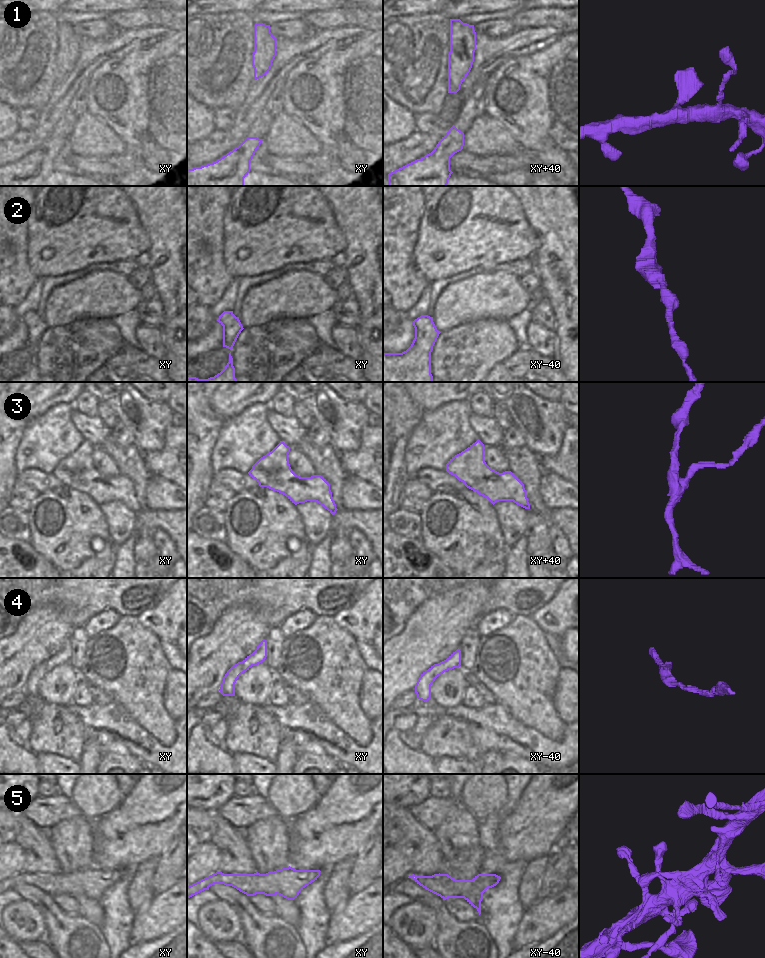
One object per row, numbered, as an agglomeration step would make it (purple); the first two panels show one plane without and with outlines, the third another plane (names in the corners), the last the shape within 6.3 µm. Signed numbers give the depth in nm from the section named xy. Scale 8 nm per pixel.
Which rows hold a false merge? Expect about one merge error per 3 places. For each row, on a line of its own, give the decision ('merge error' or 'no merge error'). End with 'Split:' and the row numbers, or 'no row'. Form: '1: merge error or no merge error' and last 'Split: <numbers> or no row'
1: no merge error
2: no merge error
3: merge error
4: no merge error
5: no merge error
Split: 3

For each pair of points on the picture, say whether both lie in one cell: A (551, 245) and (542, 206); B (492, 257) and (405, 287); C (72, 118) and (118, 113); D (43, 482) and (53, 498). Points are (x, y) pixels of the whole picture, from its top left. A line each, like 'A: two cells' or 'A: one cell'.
A: one cell
B: two cells
C: two cells
D: two cells

